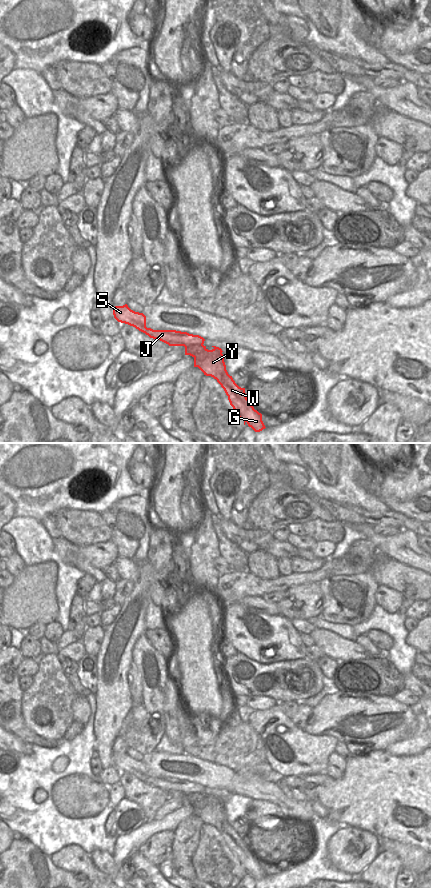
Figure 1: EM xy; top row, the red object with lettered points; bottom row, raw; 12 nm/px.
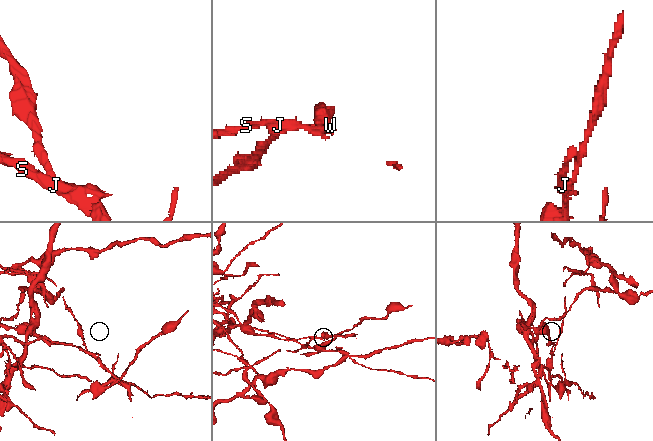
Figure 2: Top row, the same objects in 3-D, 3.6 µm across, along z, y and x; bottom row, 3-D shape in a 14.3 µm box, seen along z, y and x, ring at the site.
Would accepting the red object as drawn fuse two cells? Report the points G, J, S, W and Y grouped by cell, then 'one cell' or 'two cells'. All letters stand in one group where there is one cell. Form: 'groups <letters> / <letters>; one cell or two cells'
groups G W Y / J S; two cells

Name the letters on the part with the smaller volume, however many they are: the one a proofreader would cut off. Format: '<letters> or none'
G, W, Y.

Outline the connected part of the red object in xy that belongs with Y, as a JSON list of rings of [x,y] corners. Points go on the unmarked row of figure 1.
[[[171,792],[169,794],[184,794],[185,803],[194,806],[194,815],[198,815],[206,824],[211,824],[224,837],[230,853],[237,864],[247,871],[255,880],[265,877],[262,862],[254,857],[246,845],[245,836],[239,835],[226,818],[224,804],[217,797],[208,798],[203,792]]]

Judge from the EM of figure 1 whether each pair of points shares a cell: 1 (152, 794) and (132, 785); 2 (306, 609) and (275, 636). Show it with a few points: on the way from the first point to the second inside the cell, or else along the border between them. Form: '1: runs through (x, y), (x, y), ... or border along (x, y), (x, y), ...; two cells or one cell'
1: runs through (147, 793), (137, 790); one cell
2: border along (280, 614), (290, 621); two cells

